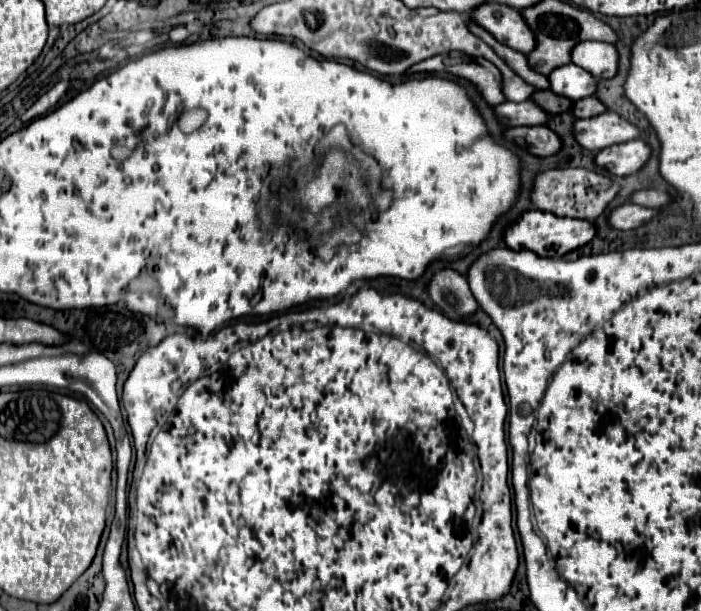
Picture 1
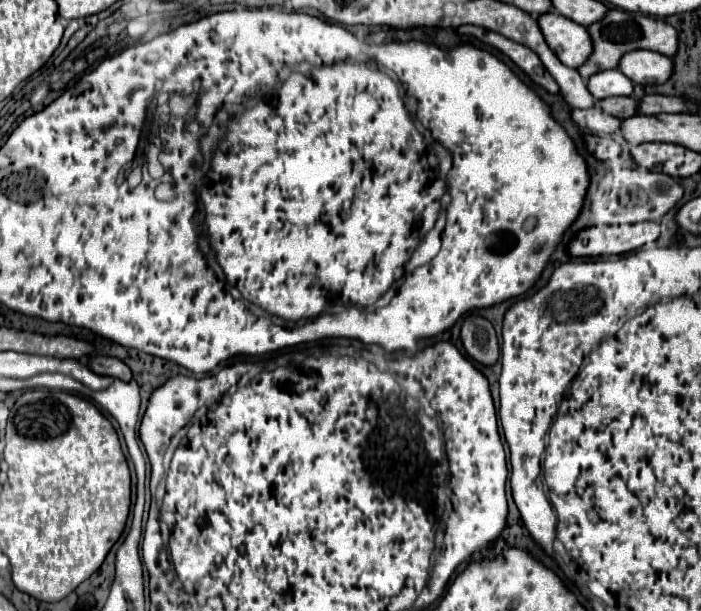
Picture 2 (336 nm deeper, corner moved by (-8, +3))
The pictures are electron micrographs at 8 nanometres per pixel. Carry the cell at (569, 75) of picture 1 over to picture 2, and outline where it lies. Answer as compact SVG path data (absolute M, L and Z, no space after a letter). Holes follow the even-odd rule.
M616 68L614 70L602 70L602 72L590 76L588 92L596 100L602 100L608 96L630 96L632 94L632 82Z

